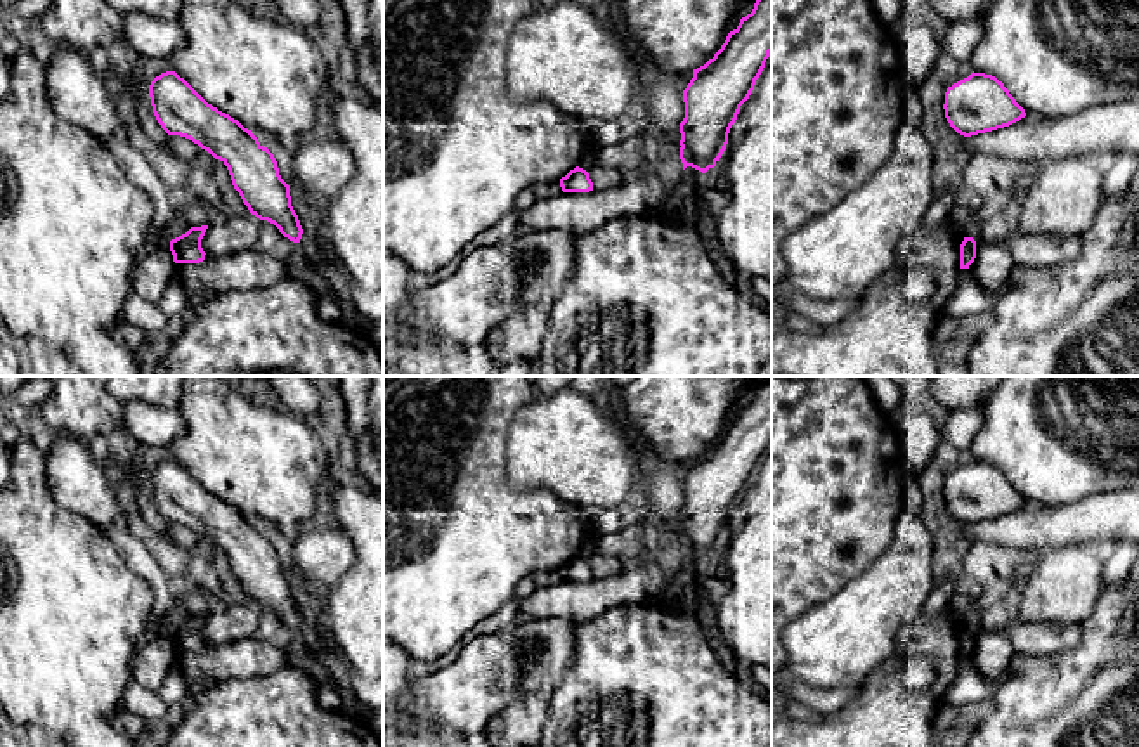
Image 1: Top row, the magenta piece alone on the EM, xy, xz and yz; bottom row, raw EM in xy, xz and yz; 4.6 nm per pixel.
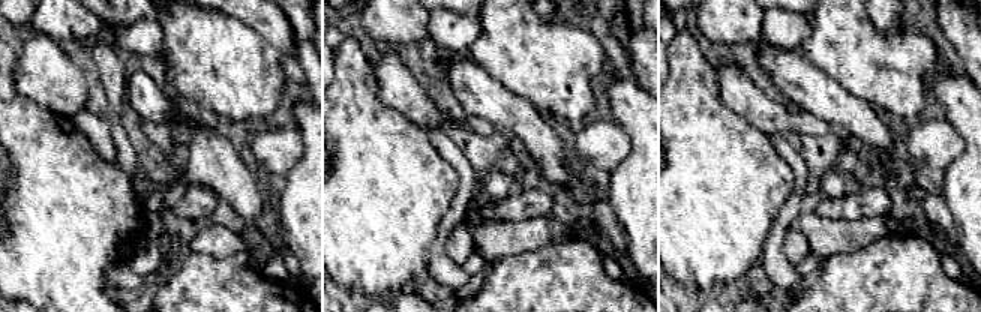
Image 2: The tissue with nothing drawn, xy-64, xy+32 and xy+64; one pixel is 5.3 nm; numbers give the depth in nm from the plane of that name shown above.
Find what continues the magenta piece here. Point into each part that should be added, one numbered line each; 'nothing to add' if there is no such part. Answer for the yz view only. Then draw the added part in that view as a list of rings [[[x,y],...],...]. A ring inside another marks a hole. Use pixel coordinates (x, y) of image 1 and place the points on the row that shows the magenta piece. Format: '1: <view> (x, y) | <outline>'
nothing to add

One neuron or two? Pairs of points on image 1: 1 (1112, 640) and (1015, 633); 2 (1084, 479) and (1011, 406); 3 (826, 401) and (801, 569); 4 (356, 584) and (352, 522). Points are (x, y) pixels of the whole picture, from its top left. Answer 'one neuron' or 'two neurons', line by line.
1: two neurons
2: one neuron
3: one neuron
4: one neuron

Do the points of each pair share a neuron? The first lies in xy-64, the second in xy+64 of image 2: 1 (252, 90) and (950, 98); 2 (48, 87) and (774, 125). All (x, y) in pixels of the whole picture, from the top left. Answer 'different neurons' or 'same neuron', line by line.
1: different neurons
2: same neuron

